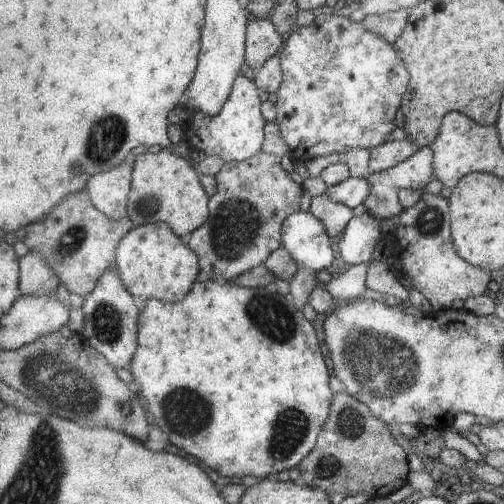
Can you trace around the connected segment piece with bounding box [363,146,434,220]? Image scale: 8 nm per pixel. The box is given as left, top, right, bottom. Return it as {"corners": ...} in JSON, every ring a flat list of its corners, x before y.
{"corners":[[430,147,417,149,411,156,408,156,403,162,388,168,387,170,370,172,365,178,369,184,369,196,363,200,365,210,373,216,373,218,389,218,397,216,401,211,398,202,398,192,403,189,423,190,428,182,433,180,433,164,434,154,431,154]]}

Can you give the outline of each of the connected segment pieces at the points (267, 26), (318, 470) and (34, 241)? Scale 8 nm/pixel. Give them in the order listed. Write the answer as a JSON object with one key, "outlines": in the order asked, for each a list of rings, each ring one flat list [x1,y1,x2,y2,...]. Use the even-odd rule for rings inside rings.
{"outlines":[[[252,18,247,23,246,61,256,71,270,57,280,52,283,39,267,18]],[[335,393,329,404,327,420,323,422,319,434,316,436,315,446,297,464,297,472,304,485,309,488,319,488,325,494,339,493,344,498,363,493,369,499,381,499,391,492,399,490,406,484,408,474,406,452,395,442,387,425,371,416,369,409,347,393]],[[88,191,67,196,45,220,25,228,24,244,28,252,43,256,57,272,61,284,71,294,85,298,98,286,101,276,116,264,119,244,133,229,131,217,111,220,91,202]]]}

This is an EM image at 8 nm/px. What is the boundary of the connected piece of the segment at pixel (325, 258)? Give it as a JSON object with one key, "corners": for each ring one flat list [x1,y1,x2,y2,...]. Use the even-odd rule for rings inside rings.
{"corners":[[298,210,286,216,280,233,280,246,287,250,296,268,309,268,311,272,331,268,335,249,330,245,323,224,309,211]]}

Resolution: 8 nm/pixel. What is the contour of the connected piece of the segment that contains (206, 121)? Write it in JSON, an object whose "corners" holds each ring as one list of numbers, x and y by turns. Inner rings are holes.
{"corners":[[241,73,237,75,233,90,217,115,207,116,205,112,197,110,184,127,188,148,191,151,201,151,204,155,218,156,223,163,242,161,257,155,262,148,265,123,258,93,256,86,244,75]]}

